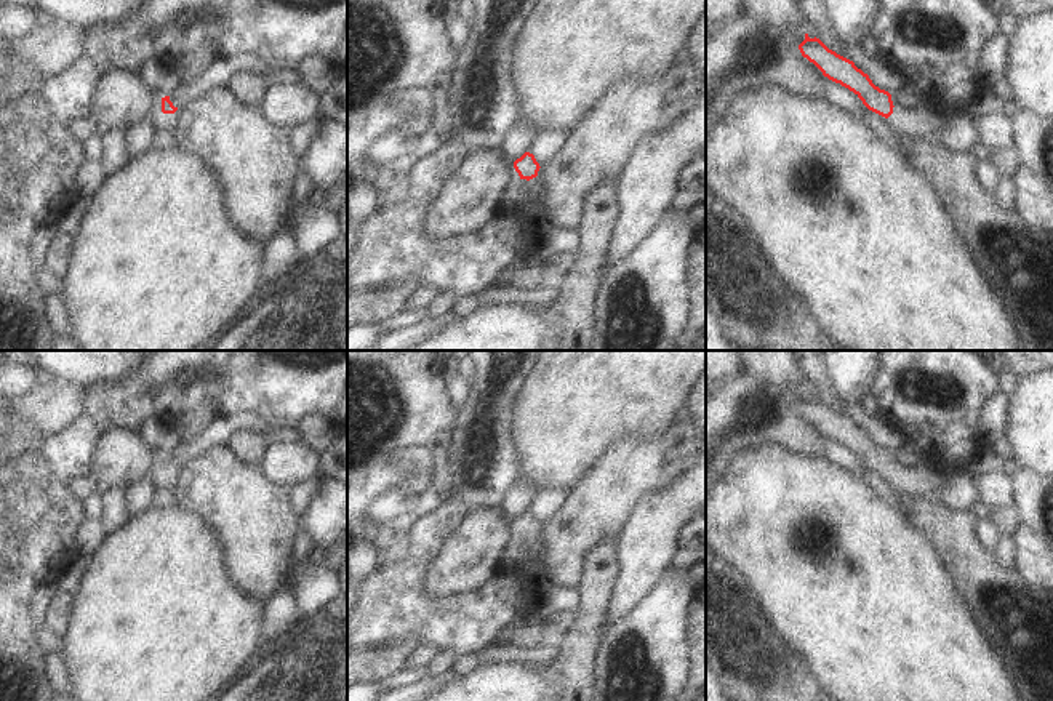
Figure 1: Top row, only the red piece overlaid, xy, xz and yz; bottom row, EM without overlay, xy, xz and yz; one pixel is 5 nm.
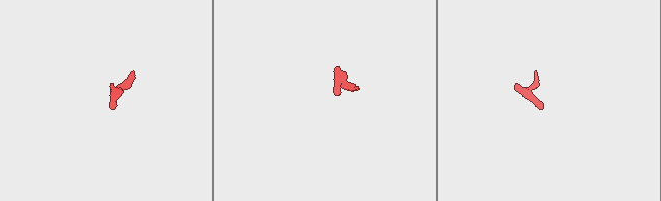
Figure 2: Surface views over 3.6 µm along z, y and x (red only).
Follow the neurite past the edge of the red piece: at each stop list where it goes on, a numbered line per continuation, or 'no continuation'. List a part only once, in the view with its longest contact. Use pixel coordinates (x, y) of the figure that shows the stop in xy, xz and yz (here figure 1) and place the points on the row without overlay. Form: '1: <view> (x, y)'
1: xy (162, 479)

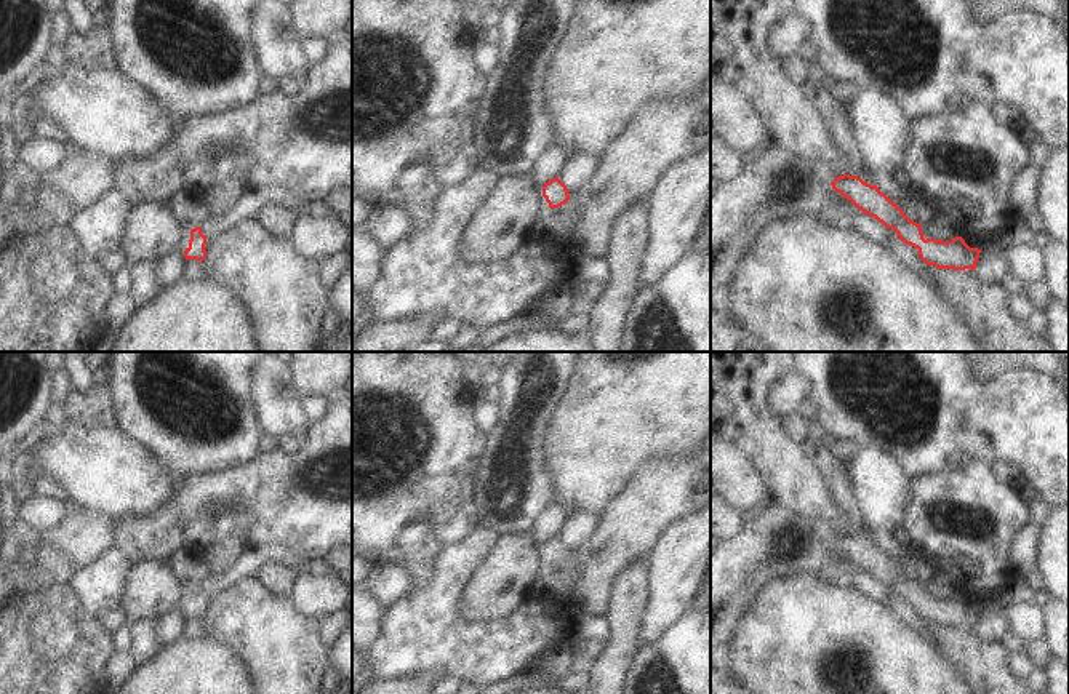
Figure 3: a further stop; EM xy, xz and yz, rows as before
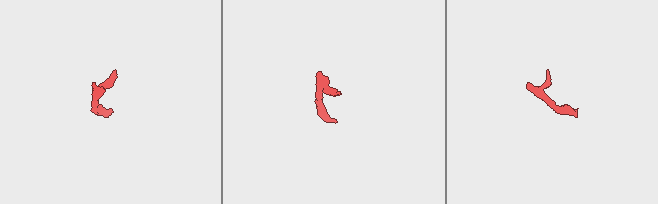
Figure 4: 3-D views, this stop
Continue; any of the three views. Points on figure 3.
no continuation

